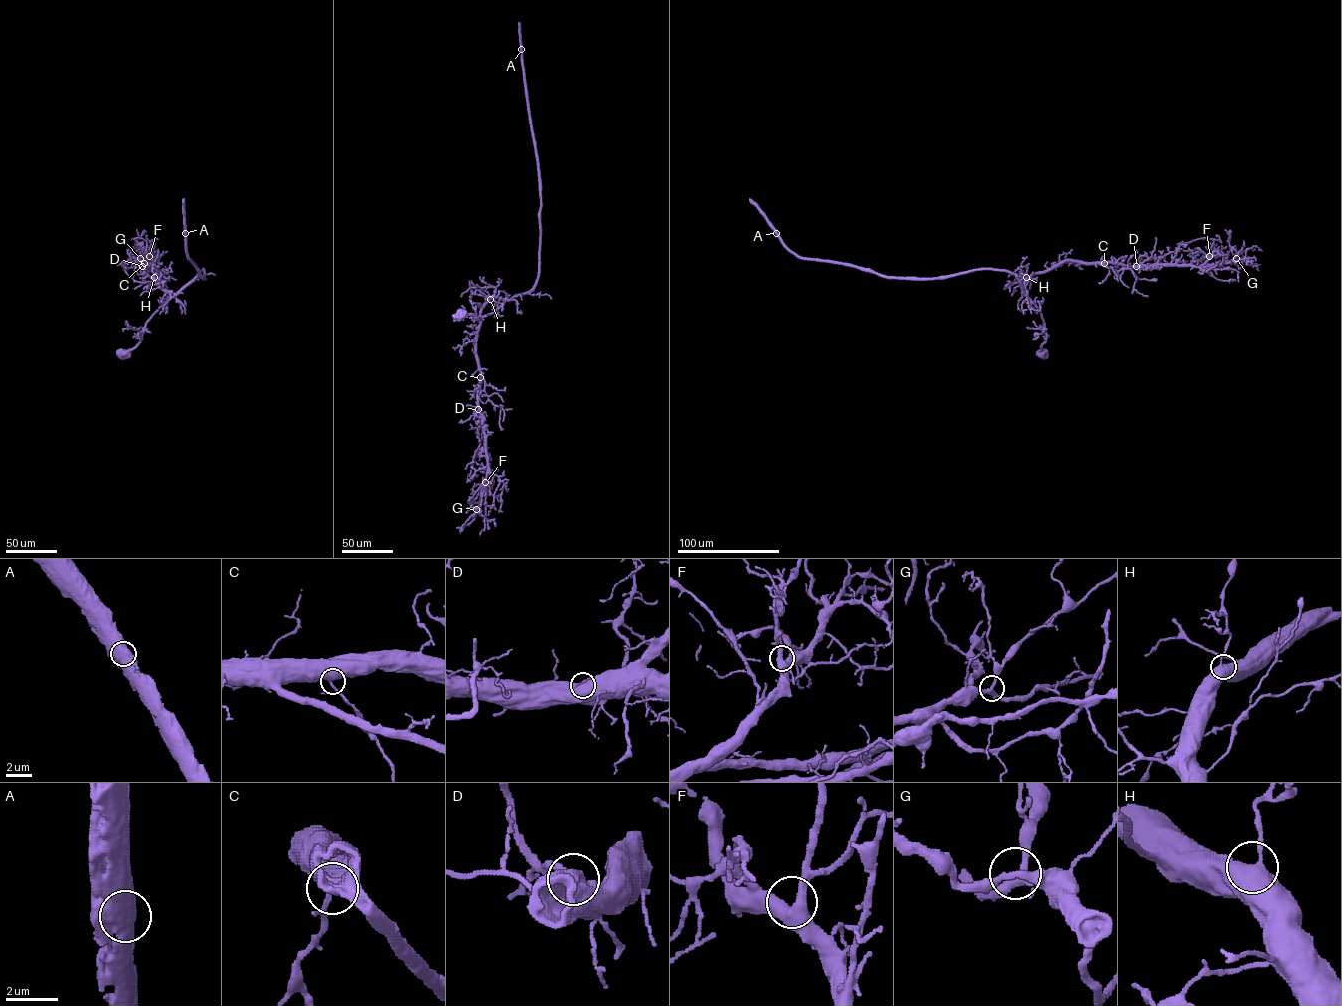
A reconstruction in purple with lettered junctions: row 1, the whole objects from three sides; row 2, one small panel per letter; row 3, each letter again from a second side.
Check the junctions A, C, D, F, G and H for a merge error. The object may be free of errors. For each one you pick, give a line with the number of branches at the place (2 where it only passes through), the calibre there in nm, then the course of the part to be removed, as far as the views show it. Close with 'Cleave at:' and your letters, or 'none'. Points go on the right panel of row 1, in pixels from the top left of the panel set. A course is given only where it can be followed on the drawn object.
Cleave at: none

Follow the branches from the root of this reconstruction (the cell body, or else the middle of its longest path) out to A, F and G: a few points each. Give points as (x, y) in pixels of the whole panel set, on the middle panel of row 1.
A: (459, 314), (471, 314), (478, 320), (490, 314), (507, 300), (530, 291), (537, 277), (539, 170), (521, 49)
F: (459, 314), (478, 320), (505, 300), (492, 297), (482, 308), (476, 338), (485, 482)
G: (459, 314), (478, 320), (505, 300), (492, 297), (482, 308), (476, 338), (487, 466), (476, 509)

